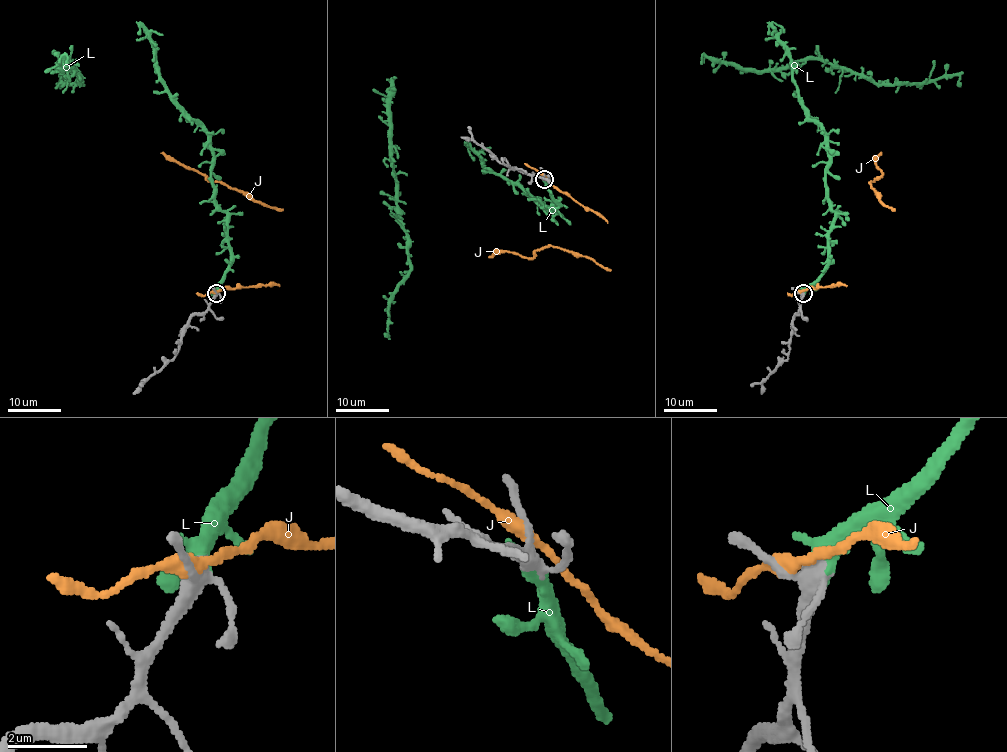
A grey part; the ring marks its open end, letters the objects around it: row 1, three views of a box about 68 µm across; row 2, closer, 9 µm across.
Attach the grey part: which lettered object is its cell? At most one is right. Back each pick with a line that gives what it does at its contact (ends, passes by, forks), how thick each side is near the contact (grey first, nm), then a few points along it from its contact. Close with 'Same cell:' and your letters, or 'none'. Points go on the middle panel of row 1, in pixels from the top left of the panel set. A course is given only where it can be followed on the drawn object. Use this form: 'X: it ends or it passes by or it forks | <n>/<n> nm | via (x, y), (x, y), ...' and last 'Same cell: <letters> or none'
L: it passes by | 320/360 nm
Same cell: L

